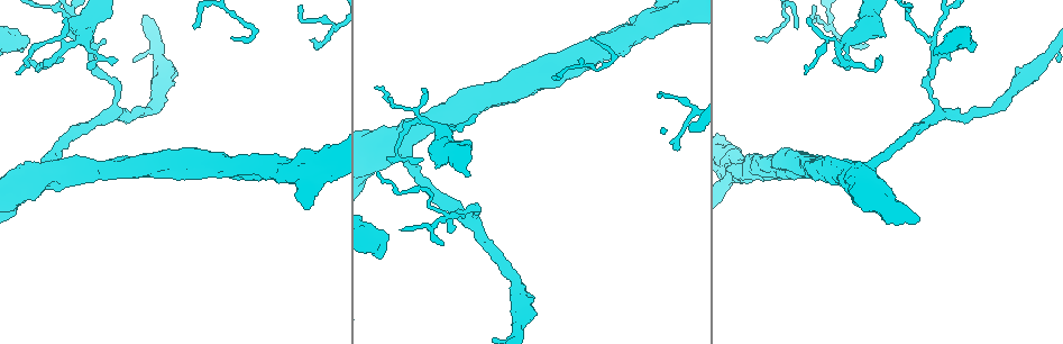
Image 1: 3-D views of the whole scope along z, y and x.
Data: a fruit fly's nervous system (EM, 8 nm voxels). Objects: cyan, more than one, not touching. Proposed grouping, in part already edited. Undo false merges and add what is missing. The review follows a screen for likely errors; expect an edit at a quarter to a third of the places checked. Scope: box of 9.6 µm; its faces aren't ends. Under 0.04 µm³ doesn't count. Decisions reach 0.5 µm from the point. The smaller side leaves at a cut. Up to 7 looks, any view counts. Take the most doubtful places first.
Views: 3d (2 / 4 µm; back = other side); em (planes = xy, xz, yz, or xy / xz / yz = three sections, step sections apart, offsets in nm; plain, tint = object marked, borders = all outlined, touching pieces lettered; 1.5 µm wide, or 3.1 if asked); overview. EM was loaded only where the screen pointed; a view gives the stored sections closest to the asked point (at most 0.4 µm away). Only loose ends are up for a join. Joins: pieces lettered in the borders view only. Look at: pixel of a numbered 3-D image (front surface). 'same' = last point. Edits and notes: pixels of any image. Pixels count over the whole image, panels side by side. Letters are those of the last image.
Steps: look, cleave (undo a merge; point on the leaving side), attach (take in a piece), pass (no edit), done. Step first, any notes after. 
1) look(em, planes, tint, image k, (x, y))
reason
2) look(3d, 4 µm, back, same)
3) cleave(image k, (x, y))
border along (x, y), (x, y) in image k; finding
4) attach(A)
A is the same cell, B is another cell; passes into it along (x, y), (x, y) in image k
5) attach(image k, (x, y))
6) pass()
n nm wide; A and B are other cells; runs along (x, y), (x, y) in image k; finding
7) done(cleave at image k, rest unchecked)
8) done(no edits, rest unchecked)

look(em, yz, step 4, borders, image 1, (115, 61))
tapers out

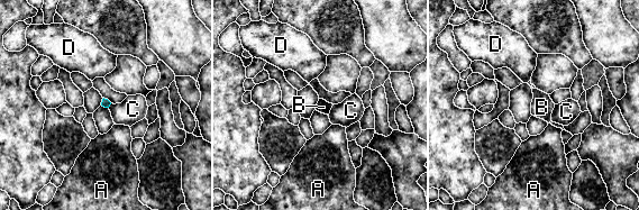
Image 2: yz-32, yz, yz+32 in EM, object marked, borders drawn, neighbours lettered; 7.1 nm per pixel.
look(em, planes, borders, same)

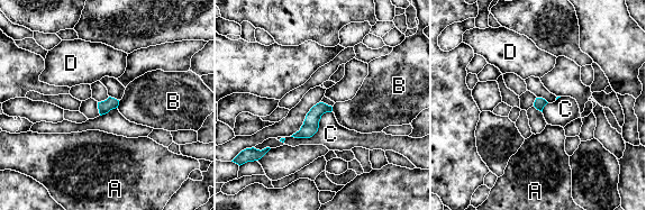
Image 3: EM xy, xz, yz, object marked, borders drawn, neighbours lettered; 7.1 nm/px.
pass()
C touches over 360 nm; A, B, C and D are other cells; border along (331, 110), (311, 136), (290, 136) in image 3; no lettered piece goes on from it

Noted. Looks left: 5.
look(3d, 4 µm, image 1, (808, 18))
free end

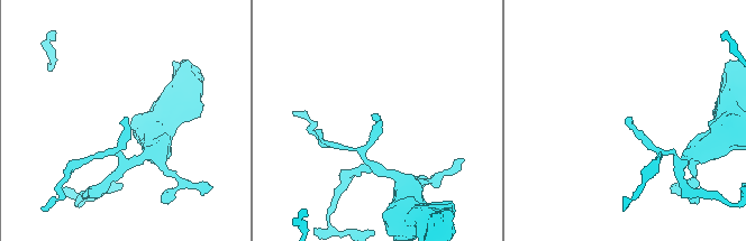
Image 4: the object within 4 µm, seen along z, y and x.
look(em, planes, borders, image 4, (374, 118))

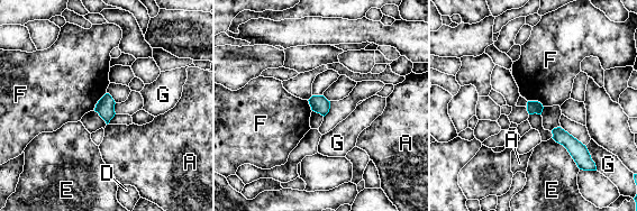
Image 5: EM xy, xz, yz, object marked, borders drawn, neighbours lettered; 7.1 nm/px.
pass()
100 nm wide; A, D, E, F and G are other cells; border along (106, 92), (93, 109) in image 5; none of them fits

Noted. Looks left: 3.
look(3d, 2 µm, image 1, (425, 189))
abrupt turn

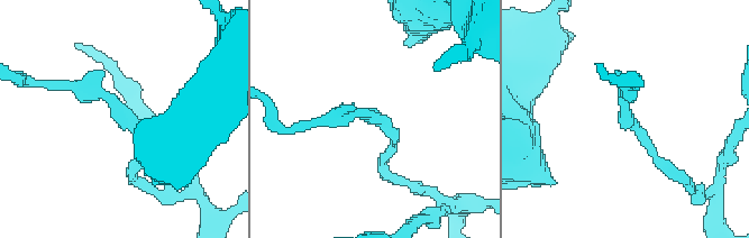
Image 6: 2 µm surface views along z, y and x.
look(em, yz, step 4, borders, image 6, (623, 111))
need the tissue

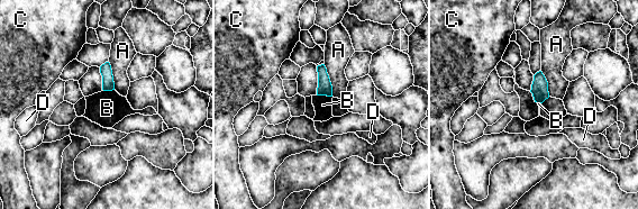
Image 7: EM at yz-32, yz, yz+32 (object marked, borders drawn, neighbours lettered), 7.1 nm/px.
pass()
A, B, C and D are other cells; all the same cell

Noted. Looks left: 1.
done(no edits, rest unchecked)

